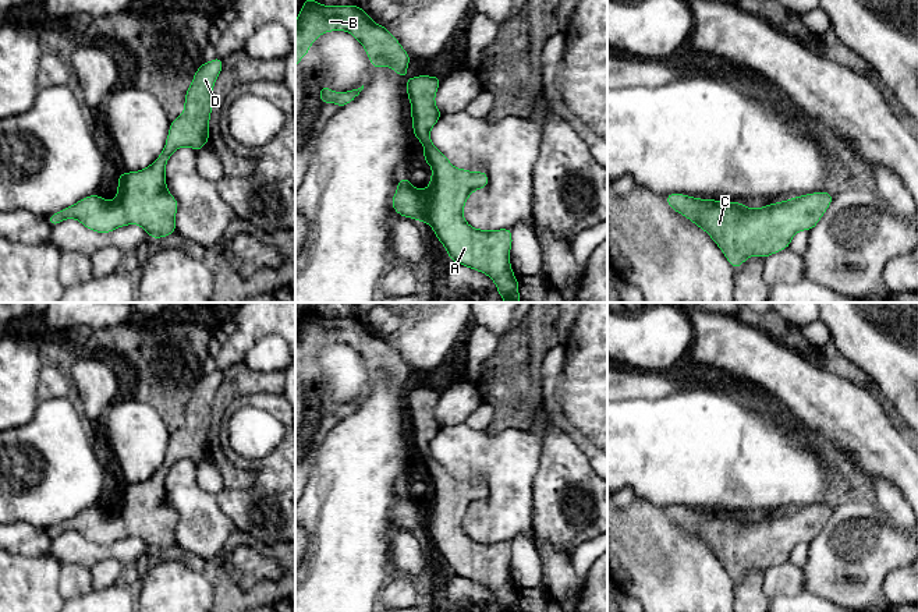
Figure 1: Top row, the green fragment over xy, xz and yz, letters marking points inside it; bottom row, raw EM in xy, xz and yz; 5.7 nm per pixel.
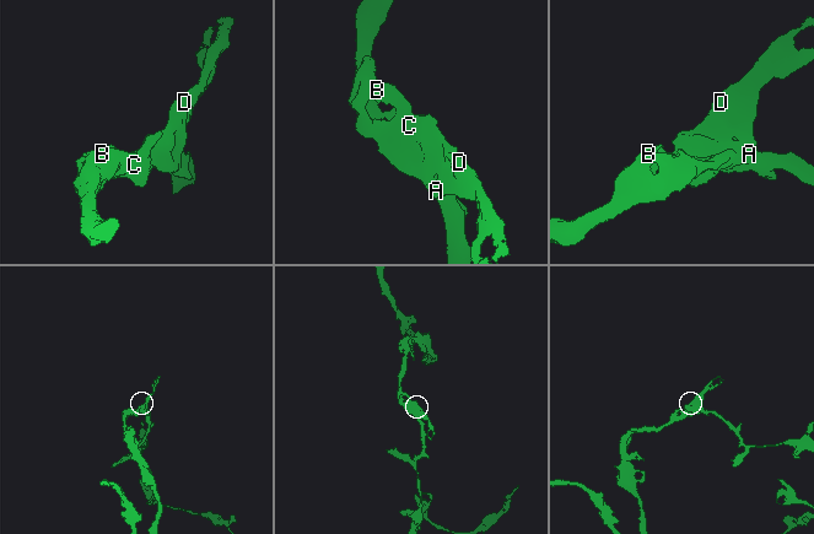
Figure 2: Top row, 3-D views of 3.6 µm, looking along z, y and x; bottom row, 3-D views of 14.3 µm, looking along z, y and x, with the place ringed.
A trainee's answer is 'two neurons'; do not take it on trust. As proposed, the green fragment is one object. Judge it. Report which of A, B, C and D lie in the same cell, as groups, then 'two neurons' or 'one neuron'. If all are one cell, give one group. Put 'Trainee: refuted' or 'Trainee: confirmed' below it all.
groups A B C D; one neuron
Trainee: refuted

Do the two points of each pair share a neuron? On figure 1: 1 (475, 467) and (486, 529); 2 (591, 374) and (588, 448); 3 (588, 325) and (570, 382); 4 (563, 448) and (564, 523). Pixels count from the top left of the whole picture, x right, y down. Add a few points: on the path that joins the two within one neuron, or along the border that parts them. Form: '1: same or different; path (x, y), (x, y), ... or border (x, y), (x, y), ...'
1: same; path (491, 483), (495, 487), (495, 513)
2: different; border (564, 417), (592, 444)
3: same; path (588, 339), (588, 364), (584, 368)
4: same; path (563, 466), (564, 505)

